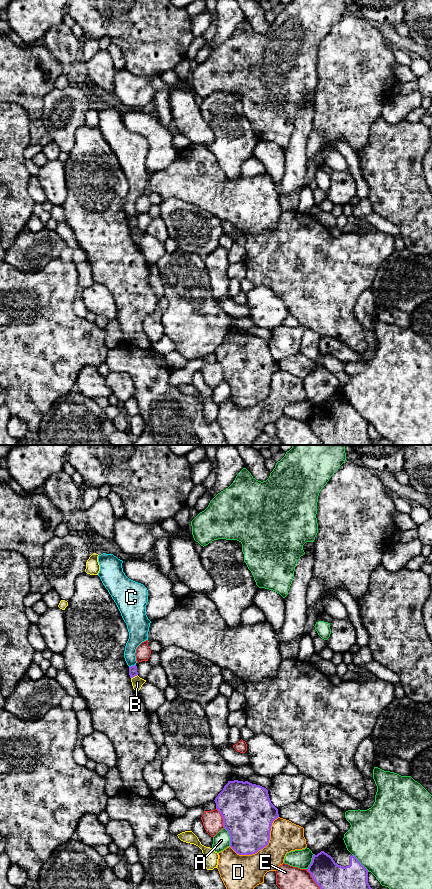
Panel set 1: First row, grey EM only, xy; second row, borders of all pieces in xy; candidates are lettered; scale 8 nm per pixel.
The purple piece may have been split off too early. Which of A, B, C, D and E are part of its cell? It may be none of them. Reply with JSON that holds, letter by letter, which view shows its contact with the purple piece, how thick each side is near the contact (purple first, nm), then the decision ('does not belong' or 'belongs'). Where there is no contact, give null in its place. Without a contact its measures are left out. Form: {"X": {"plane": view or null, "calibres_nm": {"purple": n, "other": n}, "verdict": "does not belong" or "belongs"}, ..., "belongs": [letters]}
{"A": {"plane": "xy", "calibres_nm": {"purple": 420, "other": 140}, "verdict": "does not belong"}, "B": {"plane": "xy", "calibres_nm": {"purple": 70, "other": 90}, "verdict": "belongs"}, "C": {"plane": "xy", "calibres_nm": {"purple": 70, "other": 130}, "verdict": "does not belong"}, "D": {"plane": "xy", "calibres_nm": {"purple": 380, "other": 280}, "verdict": "does not belong"}, "E": {"plane": "xy", "calibres_nm": {"purple": 420, "other": 160}, "verdict": "does not belong"}, "belongs": ["B"]}

